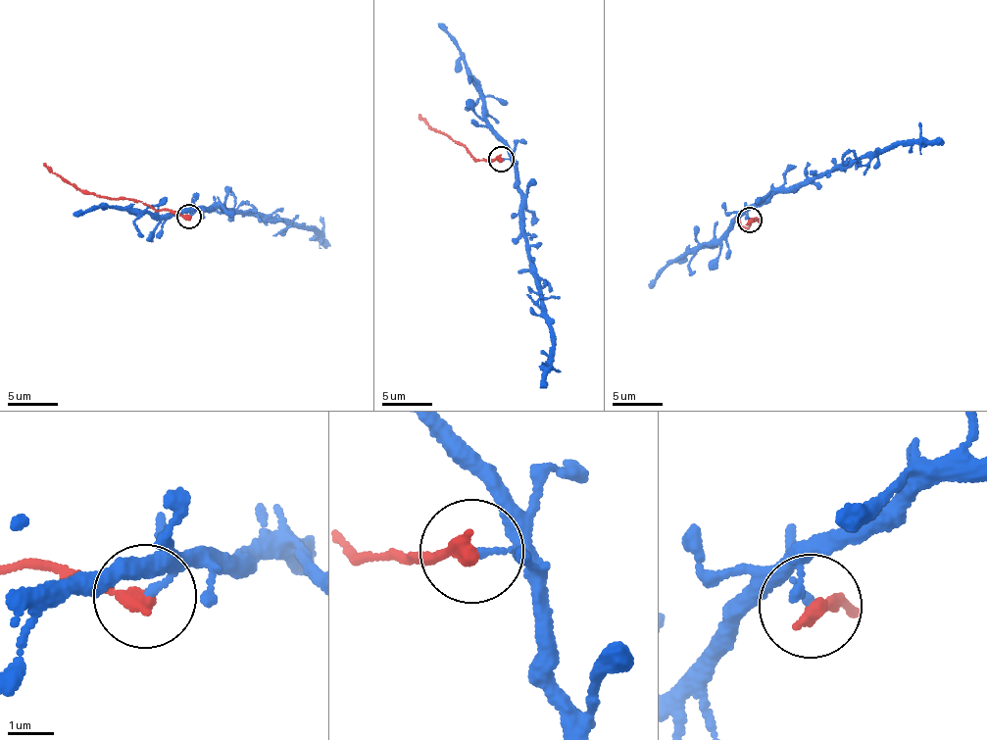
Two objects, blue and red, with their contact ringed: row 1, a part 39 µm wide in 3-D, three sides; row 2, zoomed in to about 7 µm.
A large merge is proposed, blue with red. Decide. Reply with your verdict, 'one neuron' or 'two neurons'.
two neurons

